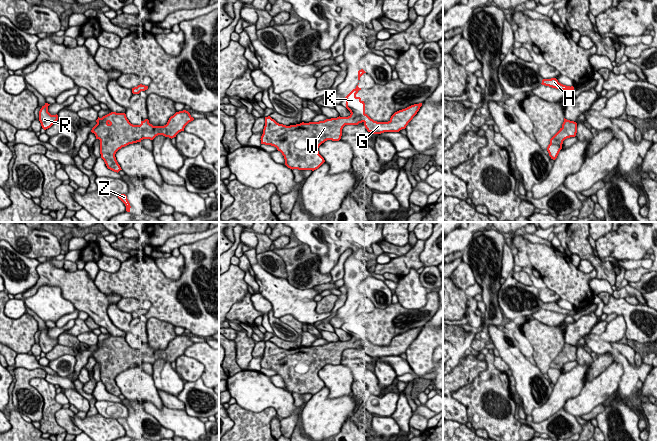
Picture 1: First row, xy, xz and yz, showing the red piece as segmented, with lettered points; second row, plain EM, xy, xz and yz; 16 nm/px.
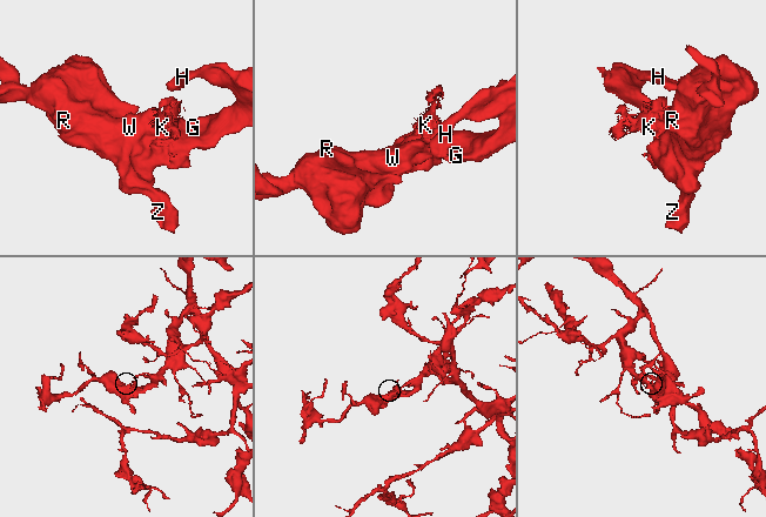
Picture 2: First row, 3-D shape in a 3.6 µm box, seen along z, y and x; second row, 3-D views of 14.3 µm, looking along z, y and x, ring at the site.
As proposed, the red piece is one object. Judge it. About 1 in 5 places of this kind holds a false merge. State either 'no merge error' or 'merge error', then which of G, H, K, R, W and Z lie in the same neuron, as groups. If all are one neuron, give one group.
no merge error | G H K R W Z

